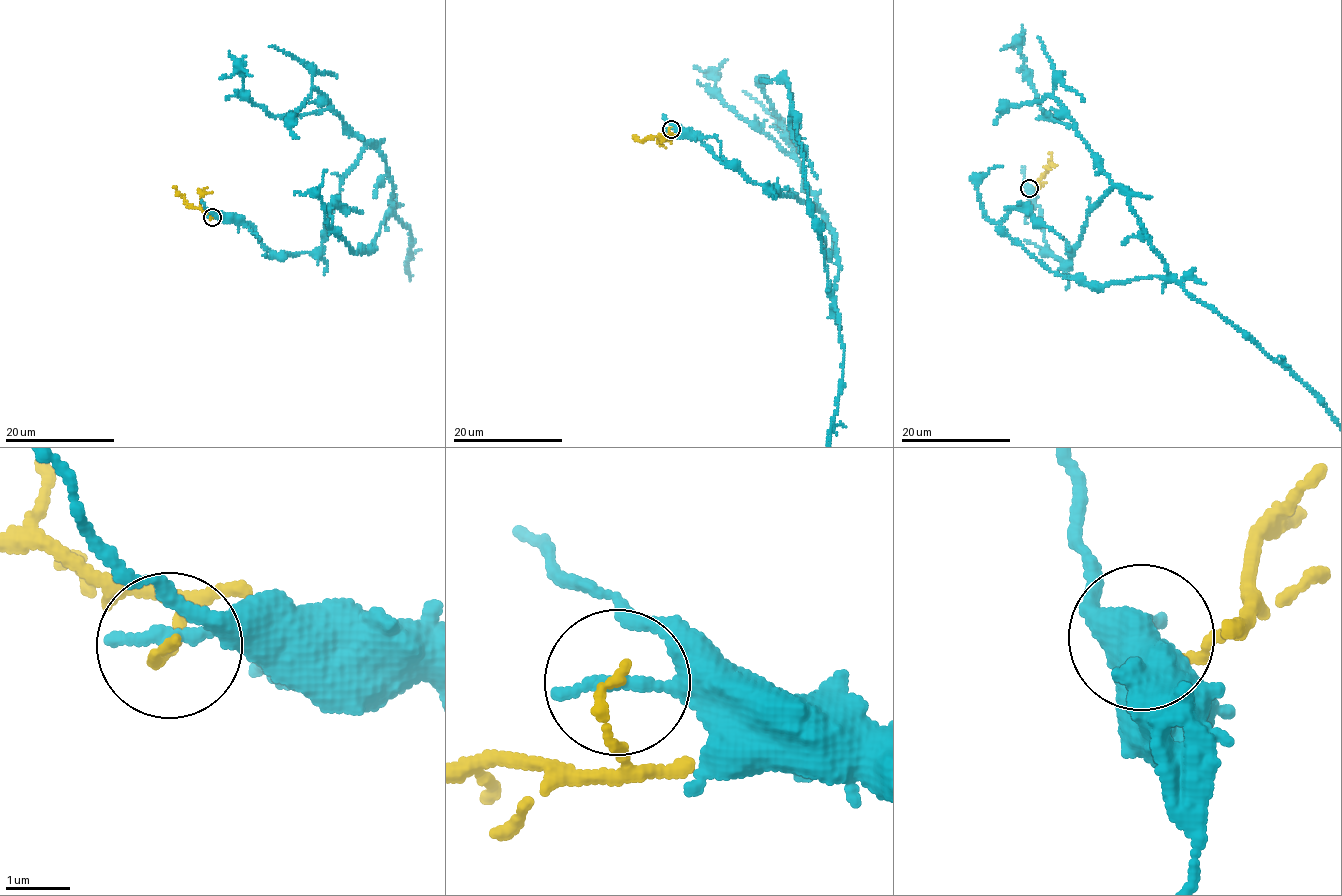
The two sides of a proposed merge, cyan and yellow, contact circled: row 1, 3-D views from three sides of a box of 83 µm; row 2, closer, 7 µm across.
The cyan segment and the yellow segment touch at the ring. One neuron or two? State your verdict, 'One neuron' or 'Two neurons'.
Two neurons

